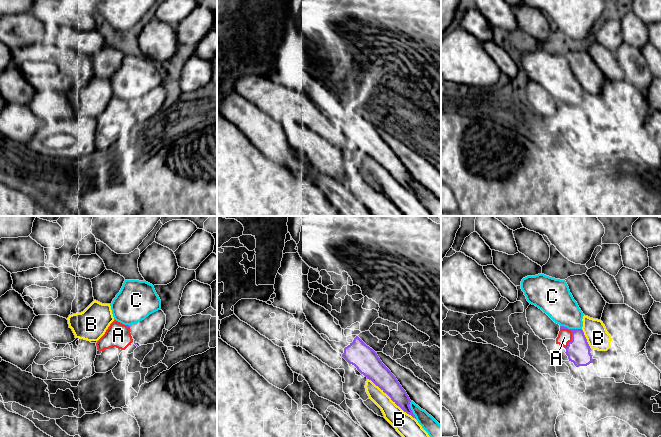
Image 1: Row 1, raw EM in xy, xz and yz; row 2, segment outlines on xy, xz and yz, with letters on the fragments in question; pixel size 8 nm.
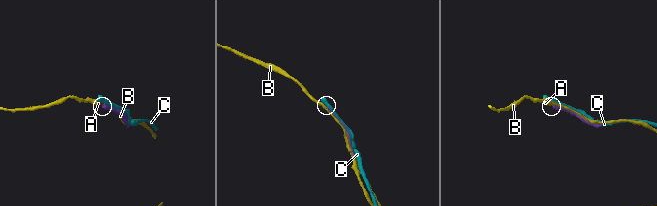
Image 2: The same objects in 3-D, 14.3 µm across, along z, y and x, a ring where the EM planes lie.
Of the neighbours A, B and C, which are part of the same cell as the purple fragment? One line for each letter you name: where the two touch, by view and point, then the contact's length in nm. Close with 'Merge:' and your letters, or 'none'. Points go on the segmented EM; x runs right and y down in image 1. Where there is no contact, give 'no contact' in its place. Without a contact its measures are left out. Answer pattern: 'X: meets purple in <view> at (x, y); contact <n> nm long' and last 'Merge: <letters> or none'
A: meets purple in yz at (572, 335); contact 180 nm long
Merge: A

